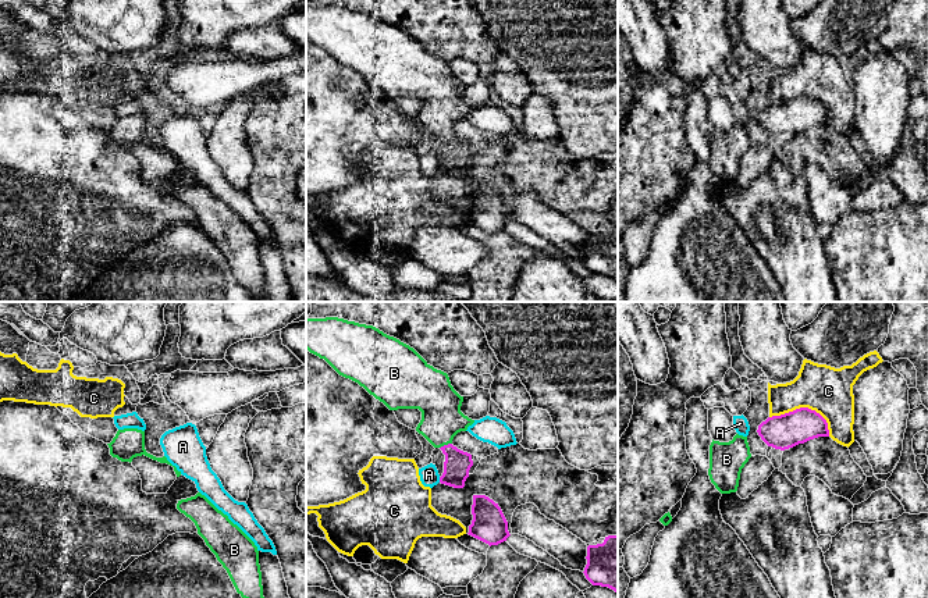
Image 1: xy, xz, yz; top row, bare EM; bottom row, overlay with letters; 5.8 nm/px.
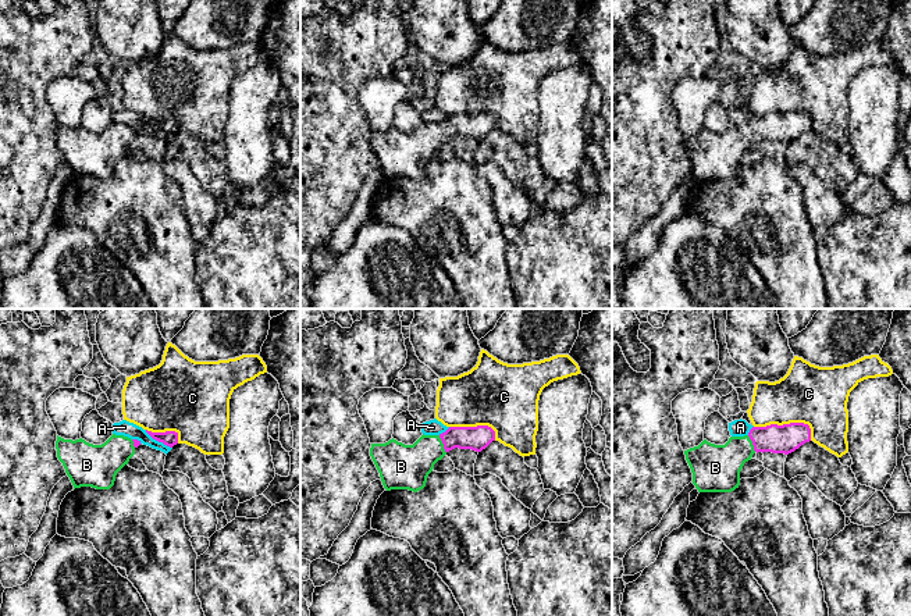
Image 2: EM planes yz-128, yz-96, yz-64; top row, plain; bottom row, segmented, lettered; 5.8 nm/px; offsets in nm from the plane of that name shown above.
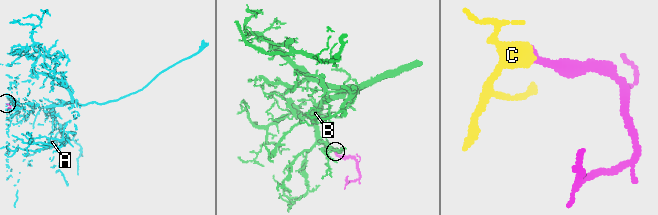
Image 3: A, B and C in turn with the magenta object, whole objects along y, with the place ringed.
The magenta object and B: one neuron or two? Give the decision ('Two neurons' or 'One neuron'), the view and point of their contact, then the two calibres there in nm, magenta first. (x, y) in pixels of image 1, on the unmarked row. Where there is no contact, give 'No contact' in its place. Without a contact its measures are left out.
One neuron. Touches magenta at xz (445, 134). Thickness 150 nm (magenta) against 240 nm

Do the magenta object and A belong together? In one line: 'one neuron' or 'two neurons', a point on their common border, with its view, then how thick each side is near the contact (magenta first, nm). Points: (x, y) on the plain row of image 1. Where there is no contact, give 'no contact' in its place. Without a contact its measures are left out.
two neurons; meets magenta in xz at (440, 168); 150 nm thick on the magenta side, 110 nm on the other

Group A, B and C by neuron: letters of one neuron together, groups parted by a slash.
A / B / C

